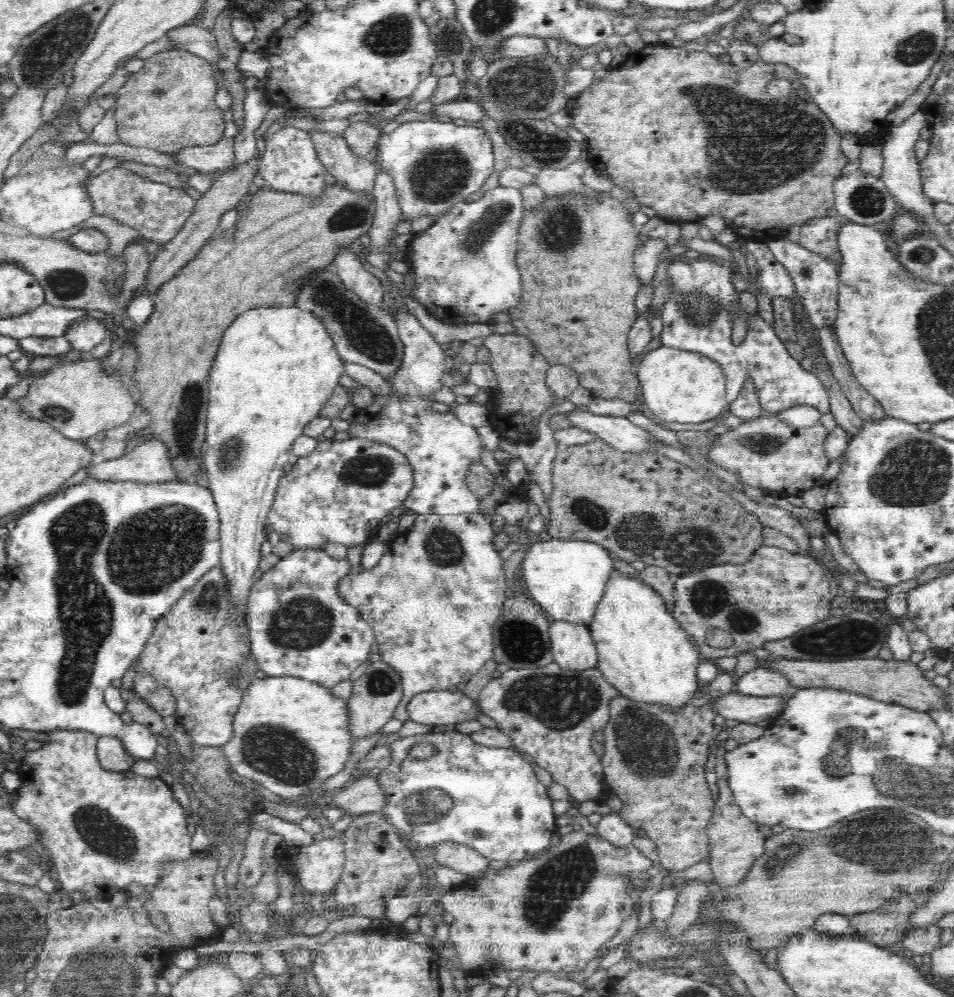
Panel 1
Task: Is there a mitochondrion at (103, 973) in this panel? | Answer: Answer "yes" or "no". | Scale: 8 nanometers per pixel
yes

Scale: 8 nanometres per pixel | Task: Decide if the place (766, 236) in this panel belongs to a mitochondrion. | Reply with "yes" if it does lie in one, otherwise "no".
no

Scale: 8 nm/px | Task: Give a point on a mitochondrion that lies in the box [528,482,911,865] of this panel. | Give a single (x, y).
(646, 535)

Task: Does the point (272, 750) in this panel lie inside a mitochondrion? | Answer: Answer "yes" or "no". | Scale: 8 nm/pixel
yes

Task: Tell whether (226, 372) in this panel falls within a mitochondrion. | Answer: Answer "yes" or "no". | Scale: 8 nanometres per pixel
no

